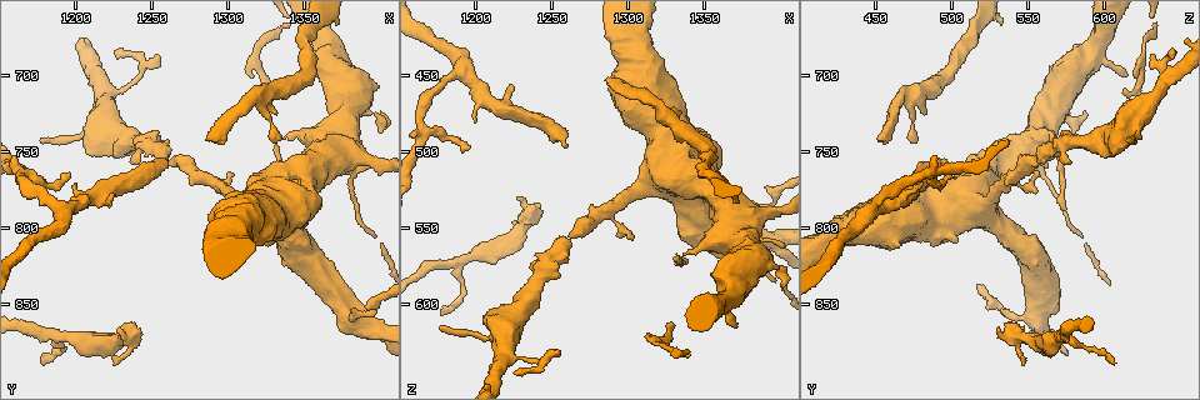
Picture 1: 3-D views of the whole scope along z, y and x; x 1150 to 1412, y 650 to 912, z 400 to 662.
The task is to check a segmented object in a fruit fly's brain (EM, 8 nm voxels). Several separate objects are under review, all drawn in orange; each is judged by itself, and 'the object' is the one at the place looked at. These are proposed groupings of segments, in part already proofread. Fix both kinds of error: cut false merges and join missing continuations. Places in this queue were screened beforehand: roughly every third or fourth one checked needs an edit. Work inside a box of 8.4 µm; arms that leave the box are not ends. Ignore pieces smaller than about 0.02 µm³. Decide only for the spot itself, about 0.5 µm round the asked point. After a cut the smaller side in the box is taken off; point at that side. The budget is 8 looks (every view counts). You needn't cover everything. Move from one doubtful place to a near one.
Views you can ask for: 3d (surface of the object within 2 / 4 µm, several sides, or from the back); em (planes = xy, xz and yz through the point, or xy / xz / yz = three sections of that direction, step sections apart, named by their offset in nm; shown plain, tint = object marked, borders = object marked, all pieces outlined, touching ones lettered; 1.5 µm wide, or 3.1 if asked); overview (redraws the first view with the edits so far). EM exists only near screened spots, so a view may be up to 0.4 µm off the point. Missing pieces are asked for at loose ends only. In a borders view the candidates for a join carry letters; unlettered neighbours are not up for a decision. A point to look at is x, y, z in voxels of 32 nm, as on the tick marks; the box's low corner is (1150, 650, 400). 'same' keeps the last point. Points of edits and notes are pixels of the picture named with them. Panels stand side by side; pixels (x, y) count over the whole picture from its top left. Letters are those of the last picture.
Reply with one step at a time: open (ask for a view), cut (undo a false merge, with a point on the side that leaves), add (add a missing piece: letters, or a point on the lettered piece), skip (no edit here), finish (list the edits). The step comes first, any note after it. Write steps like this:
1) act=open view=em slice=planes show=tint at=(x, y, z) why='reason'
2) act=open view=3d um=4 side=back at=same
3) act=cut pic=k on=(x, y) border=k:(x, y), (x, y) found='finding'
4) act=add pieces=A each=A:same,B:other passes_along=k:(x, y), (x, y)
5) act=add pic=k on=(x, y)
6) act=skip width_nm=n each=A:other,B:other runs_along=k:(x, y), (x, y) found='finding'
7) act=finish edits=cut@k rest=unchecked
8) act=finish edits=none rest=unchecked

act=open view=3d um=4 at=(1260, 758, 496) why='free end'

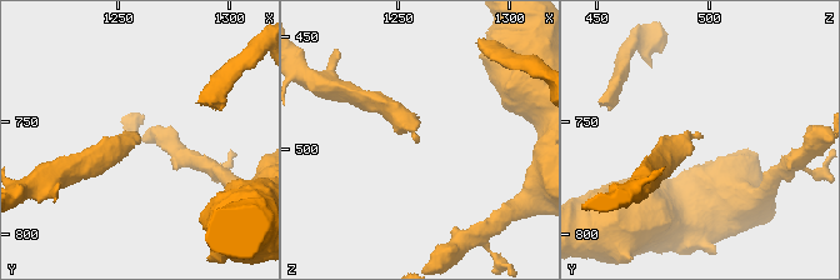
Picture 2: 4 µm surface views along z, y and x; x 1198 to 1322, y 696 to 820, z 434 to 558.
act=open view=em slice=xz step=4 show=tint at=(1259, 758, 496)

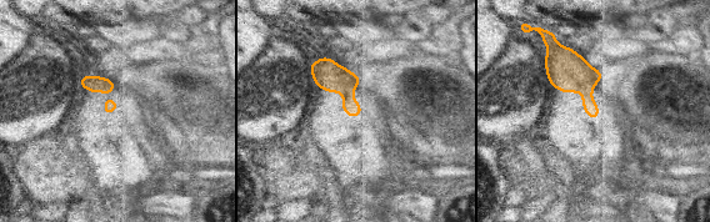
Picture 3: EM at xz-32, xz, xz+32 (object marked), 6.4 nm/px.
act=open view=em slice=planes show=borders at=same why='cut it another way'

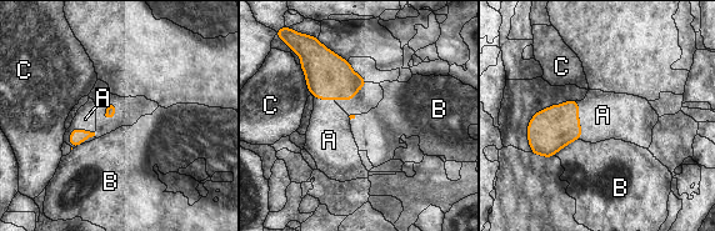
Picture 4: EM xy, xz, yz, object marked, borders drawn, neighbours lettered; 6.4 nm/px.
act=add pieces=A each=A:same,B:other,C:other found='the neuron continues'

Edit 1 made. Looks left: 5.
act=open view=overview

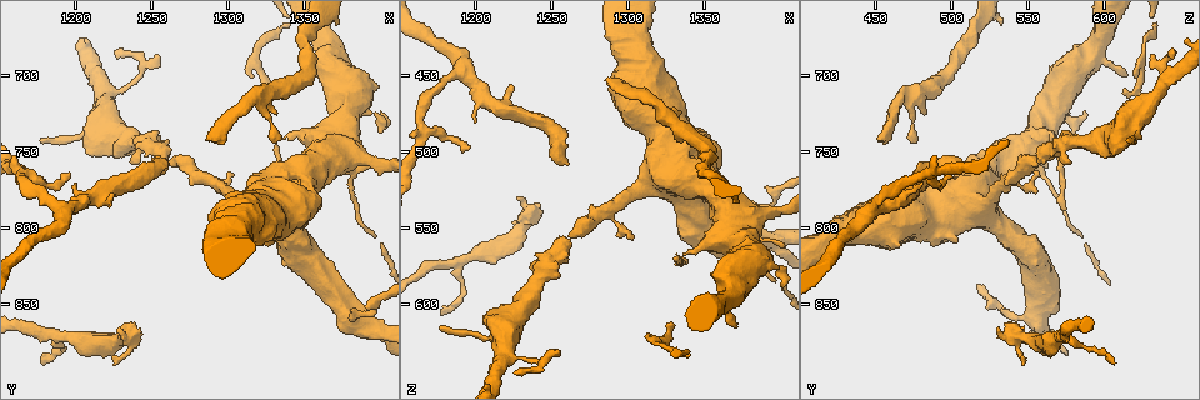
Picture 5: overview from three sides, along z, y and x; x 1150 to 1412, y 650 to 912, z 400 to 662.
act=open view=3d um=4 at=(1336, 740, 568) why='thick end'

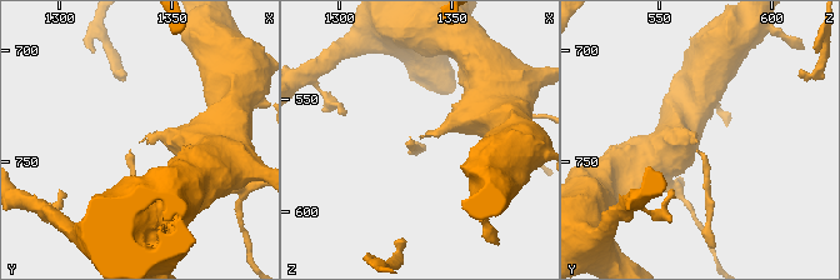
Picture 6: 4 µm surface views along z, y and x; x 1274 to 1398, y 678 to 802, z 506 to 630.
act=open view=em slice=planes show=borders at=(1336, 740, 566) why='now the EM'

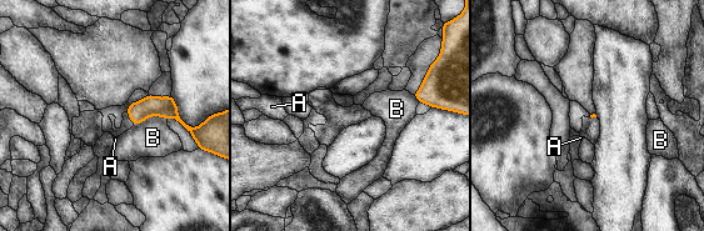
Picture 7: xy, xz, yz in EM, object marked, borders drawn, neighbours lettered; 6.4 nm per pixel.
act=skip each=A:other,B:other border=7:(166, 119), (151, 115), (134, 125) found='no lettered piece goes on from it'

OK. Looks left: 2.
act=open view=em slice=xz step=4 show=borders at=(1178, 740, 616) why='free end'

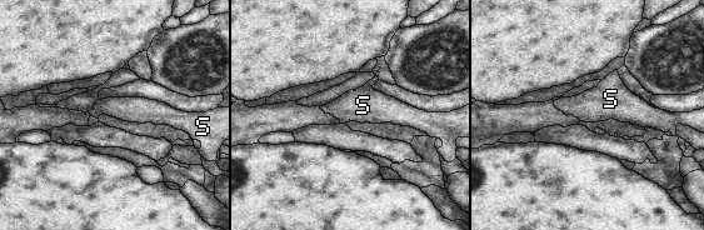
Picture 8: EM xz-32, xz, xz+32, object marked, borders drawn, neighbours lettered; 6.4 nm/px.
act=open view=em slice=planes show=borders at=same

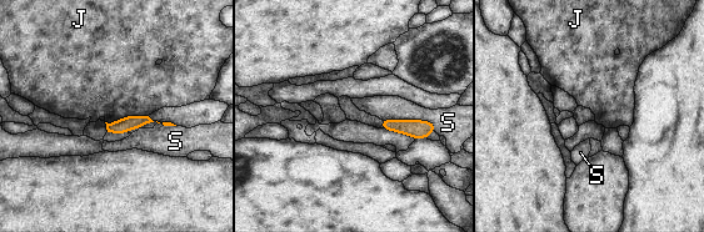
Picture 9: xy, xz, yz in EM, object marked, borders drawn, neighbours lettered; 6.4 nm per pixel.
act=skip width_nm=90 each=J:other,S:other border=9:(148, 115), (128, 115), (105, 122) found='no lettered piece goes on from it'

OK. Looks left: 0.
act=finish edits=add@4 rest=unchecked

